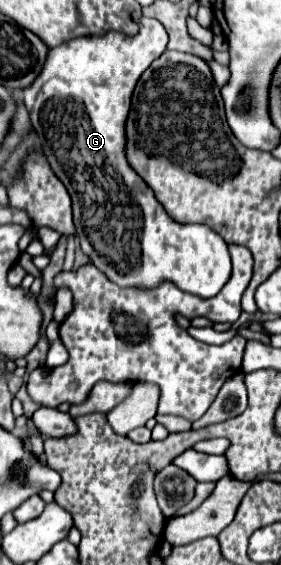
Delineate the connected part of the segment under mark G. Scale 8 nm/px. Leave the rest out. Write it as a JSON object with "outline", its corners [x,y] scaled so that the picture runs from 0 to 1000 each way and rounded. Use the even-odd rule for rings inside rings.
{"outline":[[[498,32],[498,53],[470,67],[399,53],[370,64],[242,71],[171,88],[149,127],[85,156],[85,184],[192,308],[256,347],[270,418],[313,460],[427,510],[541,513],[577,499],[612,499],[648,517],[762,527],[819,496],[826,464],[811,432],[726,396],[626,396],[555,358],[527,326],[448,290],[441,276],[441,212],[463,195],[470,159],[498,131],[591,88],[591,78],[598,60],[584,46],[541,32]]]}

